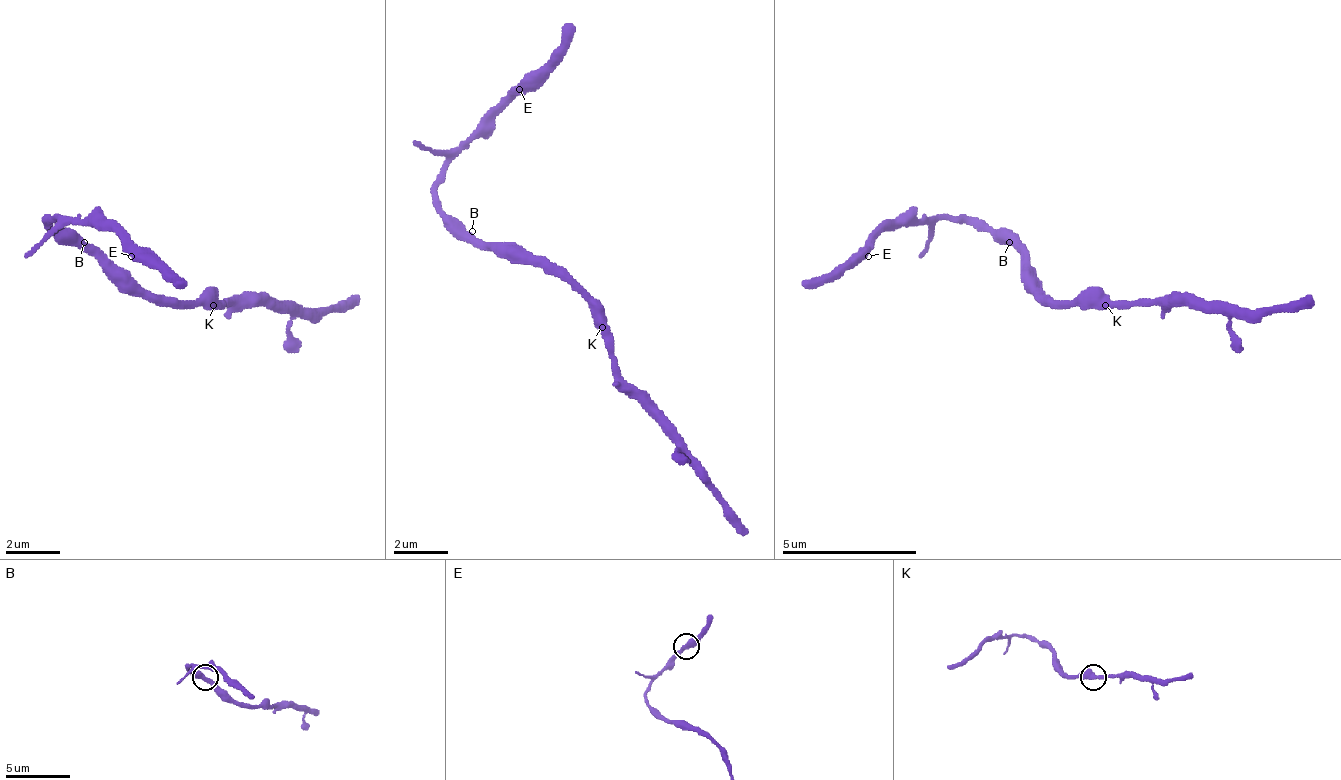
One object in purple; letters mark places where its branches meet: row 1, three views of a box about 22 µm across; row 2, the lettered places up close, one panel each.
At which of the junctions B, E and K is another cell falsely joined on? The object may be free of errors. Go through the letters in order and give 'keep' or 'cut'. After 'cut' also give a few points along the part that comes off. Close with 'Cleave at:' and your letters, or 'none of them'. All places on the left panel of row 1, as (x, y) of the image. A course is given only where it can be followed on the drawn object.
B: keep
E: keep
K: keep
Cleave at: none of them

